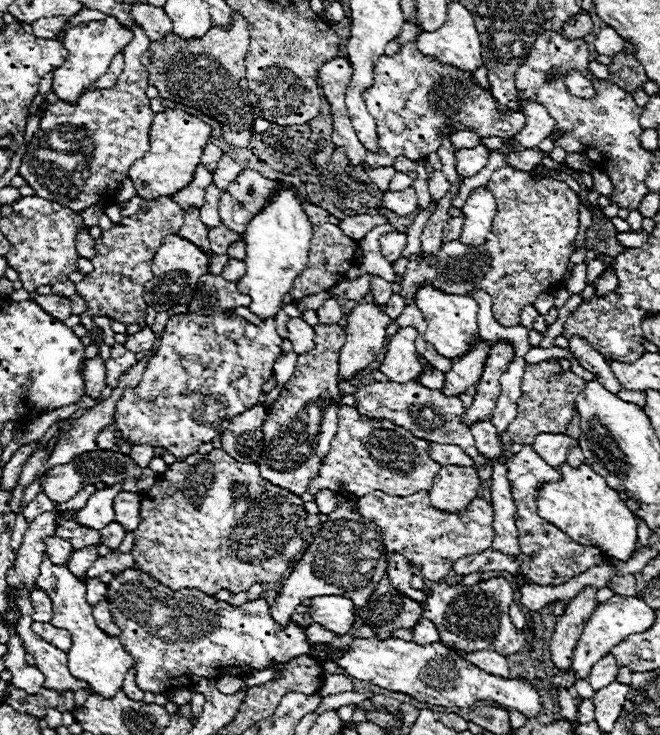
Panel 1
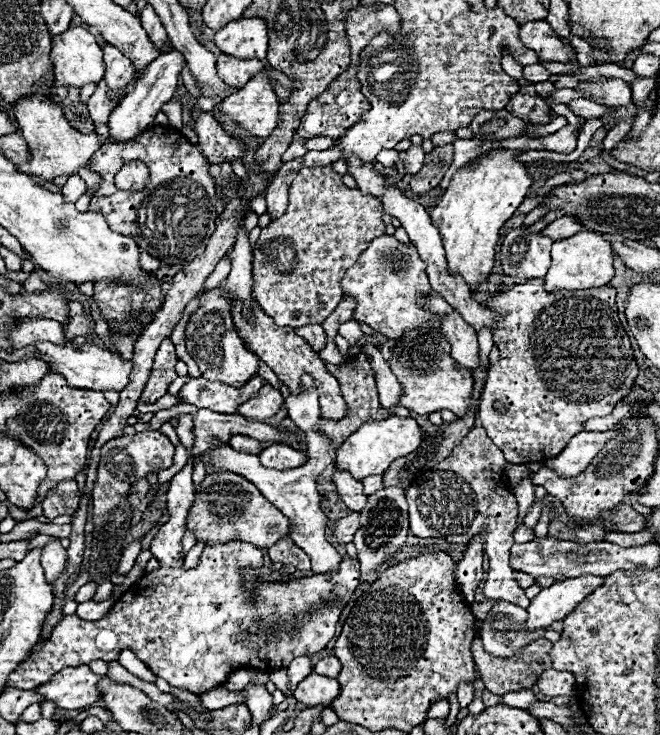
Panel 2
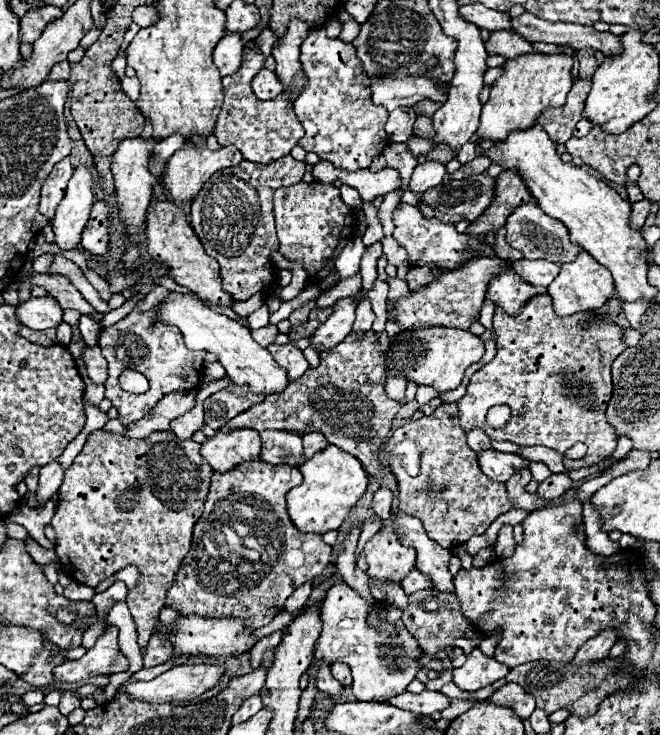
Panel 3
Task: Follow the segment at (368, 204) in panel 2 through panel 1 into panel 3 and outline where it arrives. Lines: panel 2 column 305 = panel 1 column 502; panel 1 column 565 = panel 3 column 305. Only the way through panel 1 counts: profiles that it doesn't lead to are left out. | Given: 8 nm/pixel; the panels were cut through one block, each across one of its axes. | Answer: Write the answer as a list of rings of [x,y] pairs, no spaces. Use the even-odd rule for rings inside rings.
[[[312,182],[294,184],[274,192],[274,214],[276,230],[280,240],[280,252],[286,260],[302,264],[308,278],[314,284],[322,282],[334,272],[334,260],[349,241],[353,240],[350,226],[354,222],[354,210],[346,206],[340,198],[340,190],[332,184]]]

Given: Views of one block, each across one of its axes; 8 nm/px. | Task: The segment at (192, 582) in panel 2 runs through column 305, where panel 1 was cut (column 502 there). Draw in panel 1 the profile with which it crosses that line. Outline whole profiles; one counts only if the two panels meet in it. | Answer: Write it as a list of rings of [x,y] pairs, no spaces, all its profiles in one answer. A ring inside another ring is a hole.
[[[490,578],[482,580],[474,586],[462,586],[462,584],[446,584],[438,582],[436,588],[432,588],[432,594],[426,602],[422,602],[422,616],[432,620],[440,632],[442,644],[448,644],[448,648],[456,648],[462,652],[478,652],[478,650],[492,650],[500,652],[500,656],[516,654],[524,648],[526,636],[524,632],[516,632],[510,620],[510,604],[514,602],[514,590],[512,584],[504,578]]]

